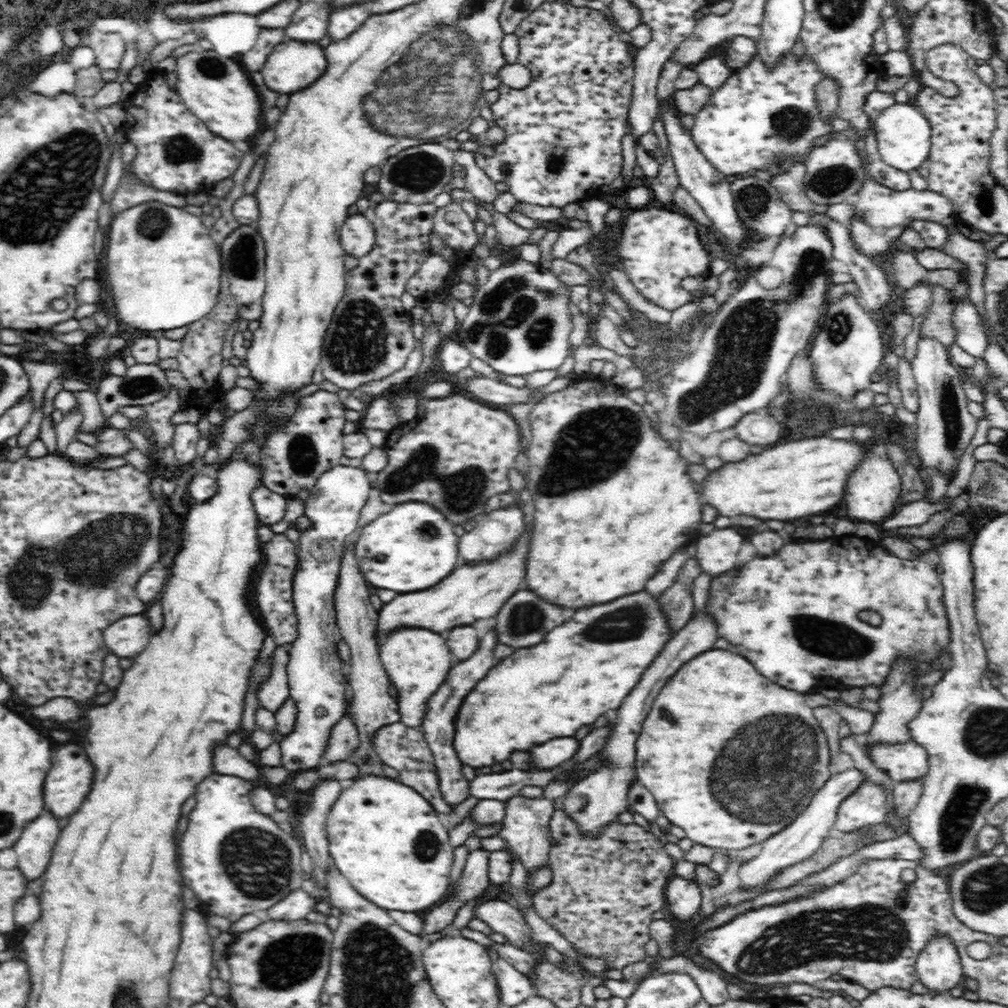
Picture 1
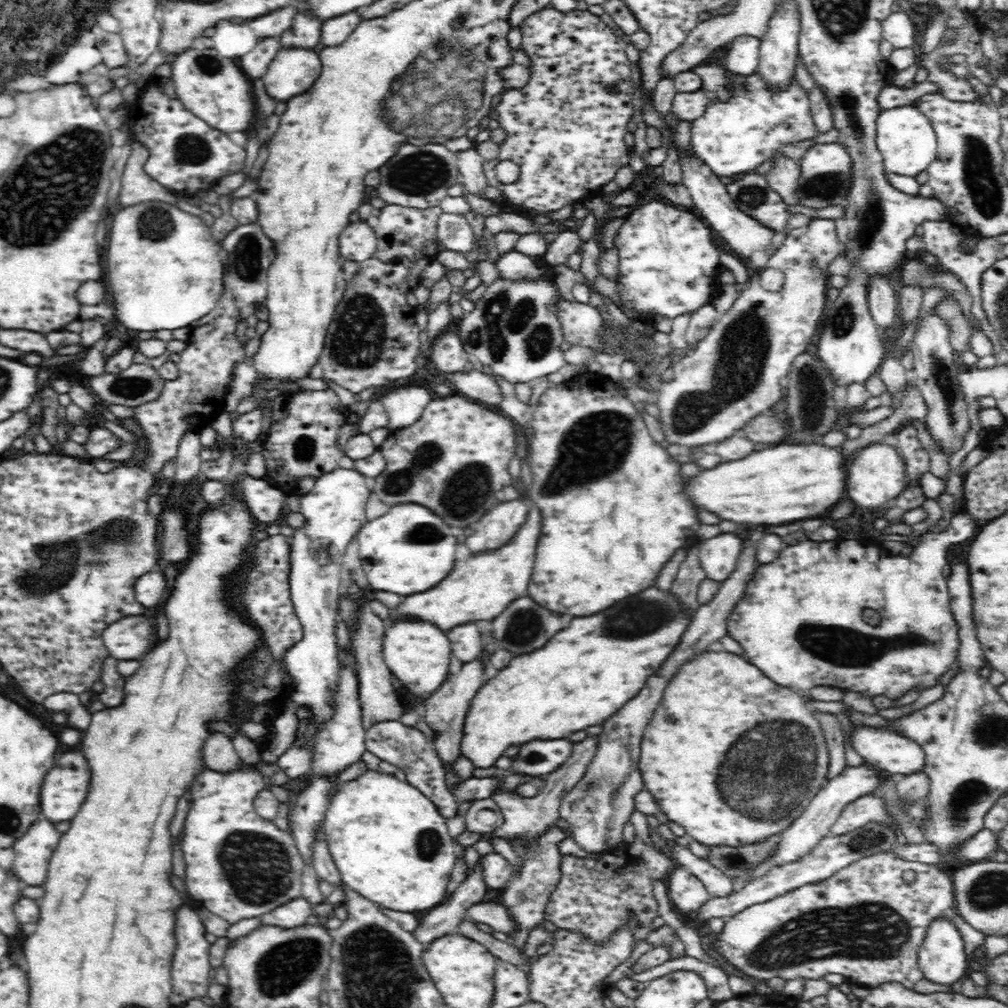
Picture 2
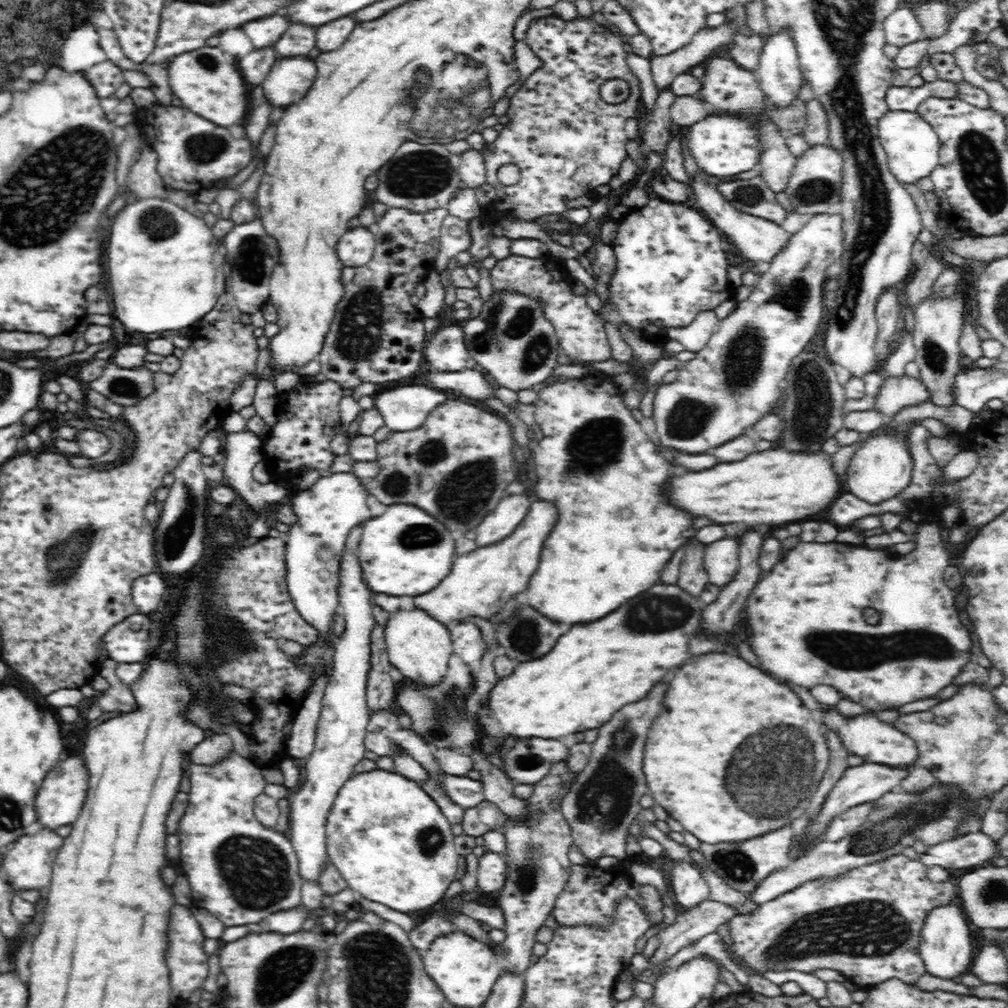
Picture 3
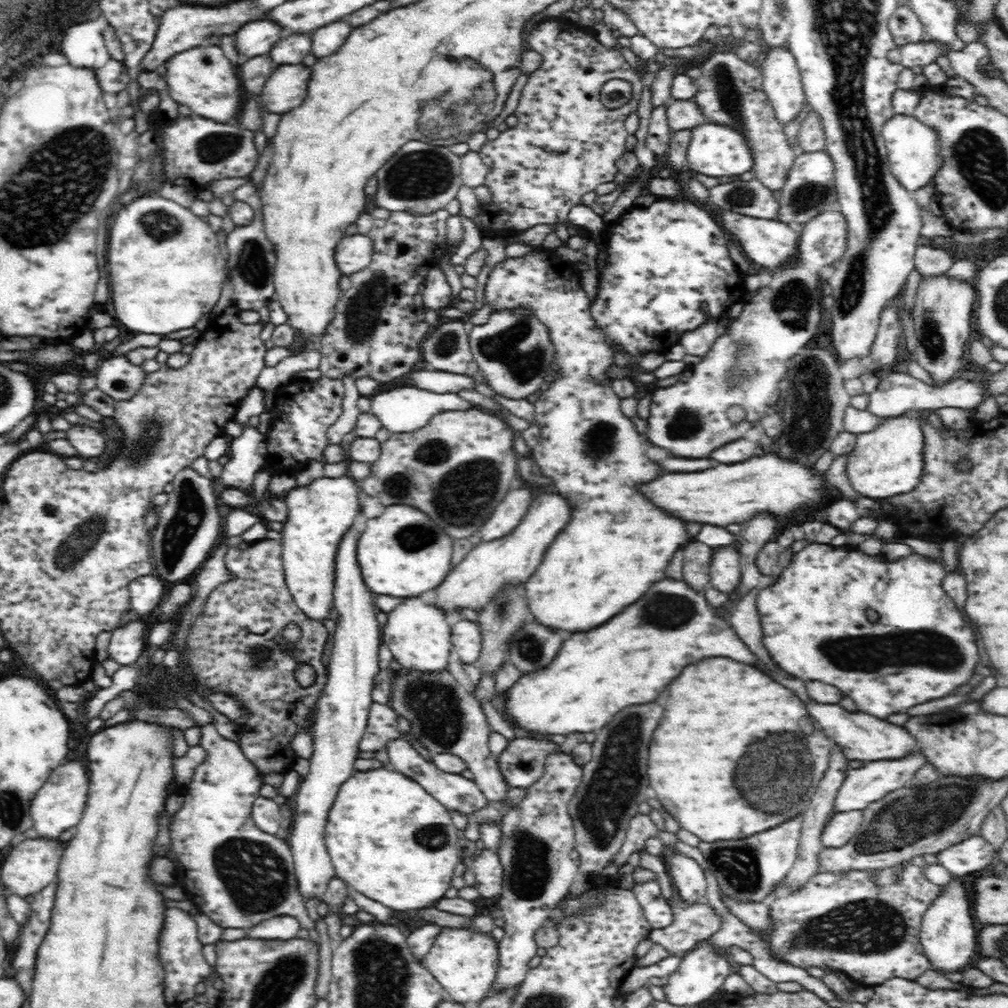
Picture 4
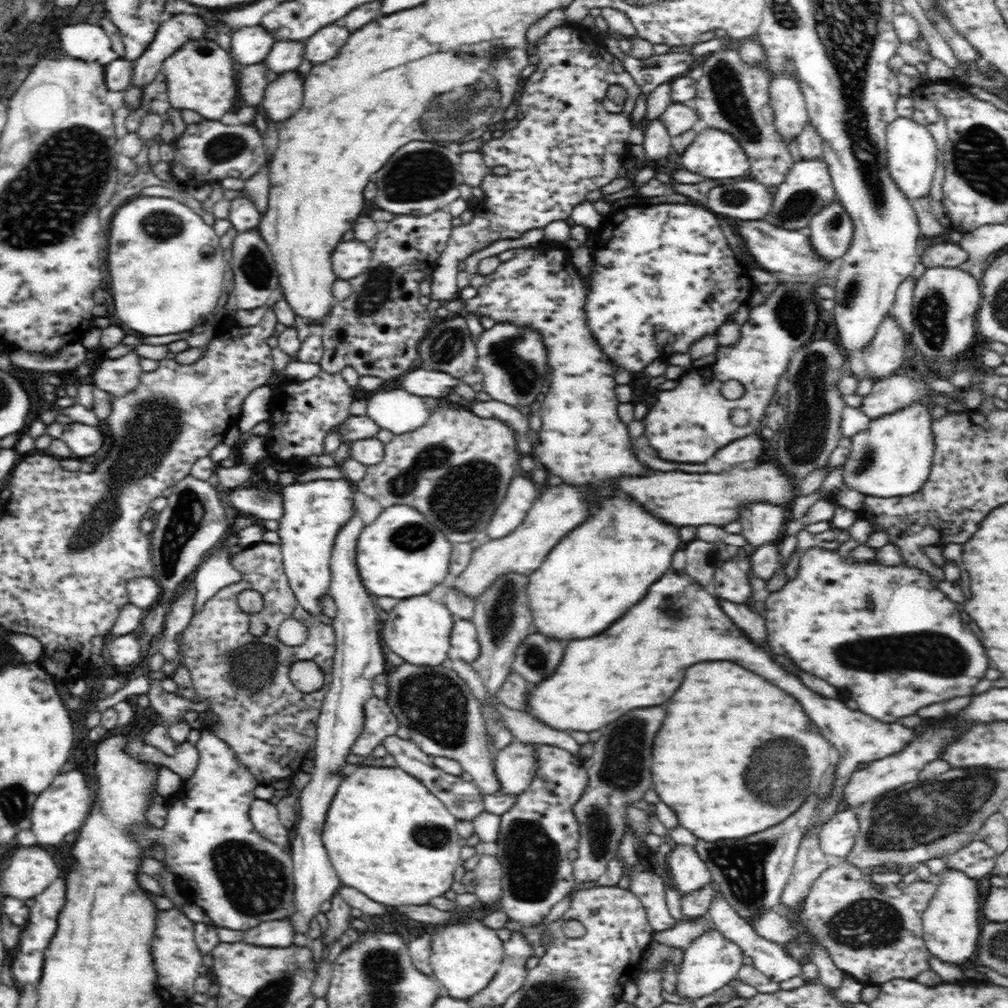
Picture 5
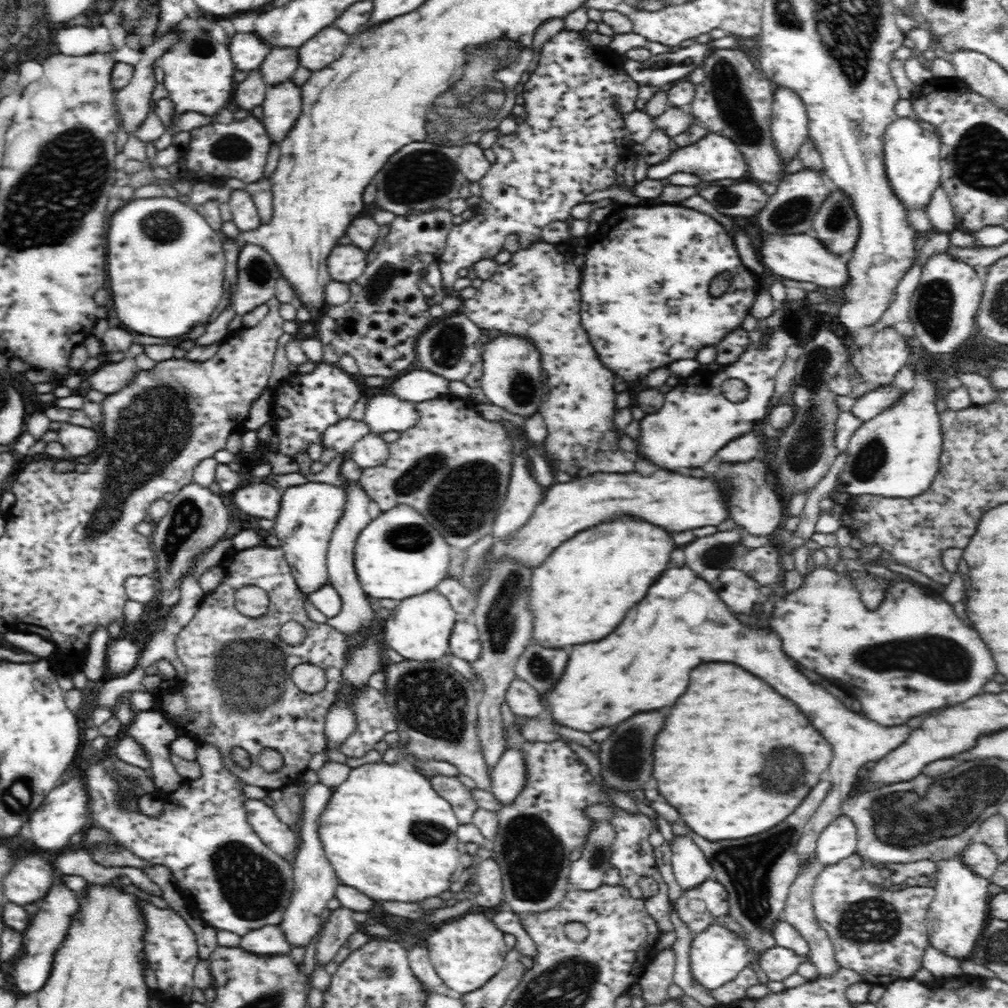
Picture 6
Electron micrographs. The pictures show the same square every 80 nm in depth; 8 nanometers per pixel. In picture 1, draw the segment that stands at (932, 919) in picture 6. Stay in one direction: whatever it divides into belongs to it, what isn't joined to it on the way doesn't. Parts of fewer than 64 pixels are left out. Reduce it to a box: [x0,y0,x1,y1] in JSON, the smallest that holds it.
[915,933,962,991]

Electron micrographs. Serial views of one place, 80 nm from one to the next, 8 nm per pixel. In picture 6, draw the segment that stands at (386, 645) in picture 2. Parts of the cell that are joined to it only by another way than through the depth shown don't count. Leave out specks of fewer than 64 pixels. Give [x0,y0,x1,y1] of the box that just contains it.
[384,590,459,661]

